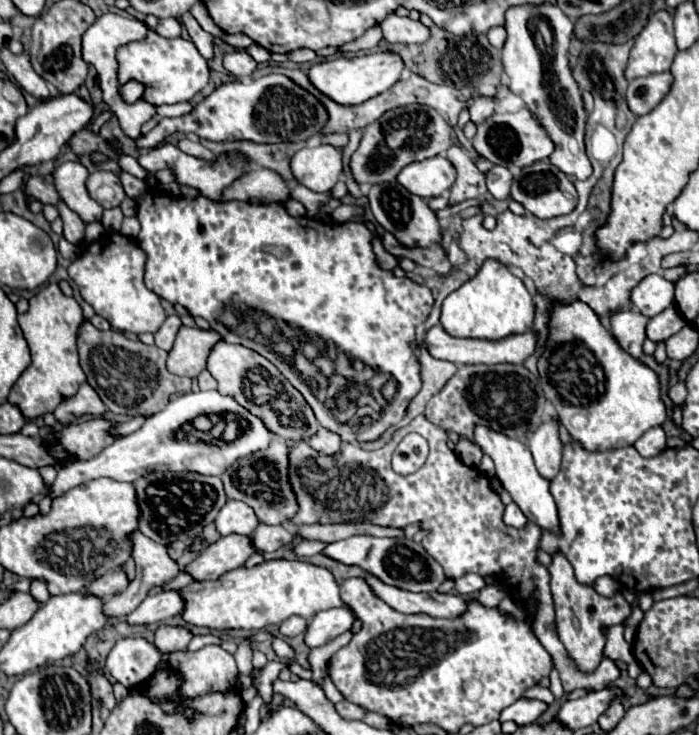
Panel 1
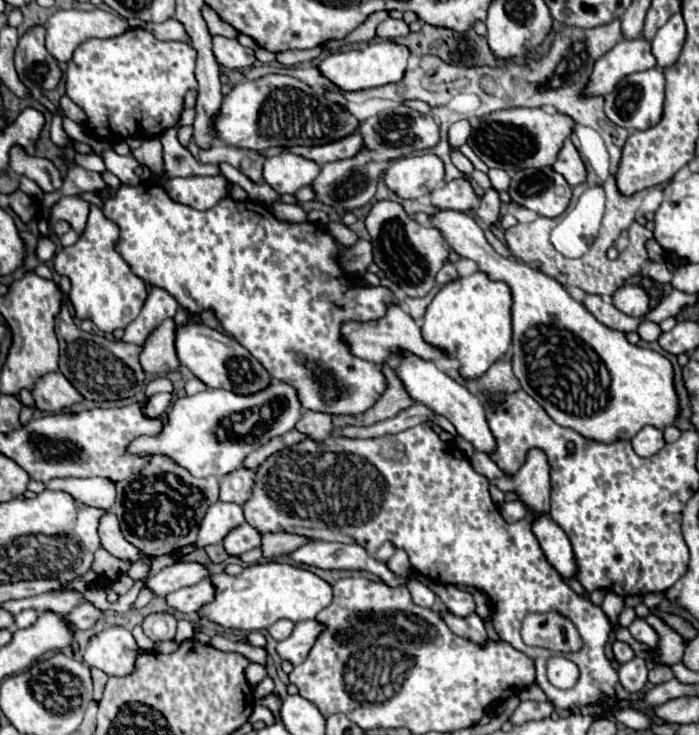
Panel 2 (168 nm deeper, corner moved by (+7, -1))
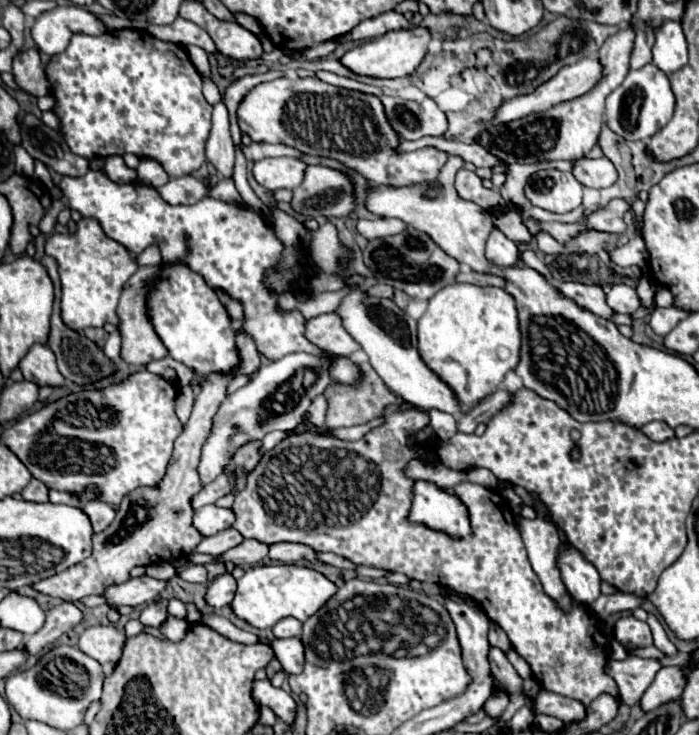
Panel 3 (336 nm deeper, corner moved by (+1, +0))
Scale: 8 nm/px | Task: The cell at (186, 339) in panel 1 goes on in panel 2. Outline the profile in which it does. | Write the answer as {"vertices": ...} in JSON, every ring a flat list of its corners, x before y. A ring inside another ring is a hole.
{"vertices":[[166,319,142,347,140,363,146,373,152,373,152,377,164,377,180,369,176,355,176,329,176,323,172,319]]}

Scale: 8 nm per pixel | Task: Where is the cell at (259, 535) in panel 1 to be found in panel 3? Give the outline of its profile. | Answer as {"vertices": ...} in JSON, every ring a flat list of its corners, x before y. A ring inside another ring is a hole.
{"vertices":[[226,528,214,536,208,536,208,538,202,538,200,544,196,546,196,552,200,554,210,554,210,556,218,556,234,546,238,546,242,542,242,534,238,534,238,530,234,528]]}

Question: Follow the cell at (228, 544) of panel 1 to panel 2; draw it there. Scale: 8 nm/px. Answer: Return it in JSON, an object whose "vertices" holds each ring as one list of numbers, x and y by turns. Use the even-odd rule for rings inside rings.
{"vertices":[[180,559,176,561,174,565,170,567,164,567,158,575,154,575,152,579,148,579,148,587,164,597,172,591,178,591,182,587,190,587,190,585,196,585,200,581,204,581,206,577,210,577,210,571,204,563,198,563,198,561,186,561,186,559]]}

